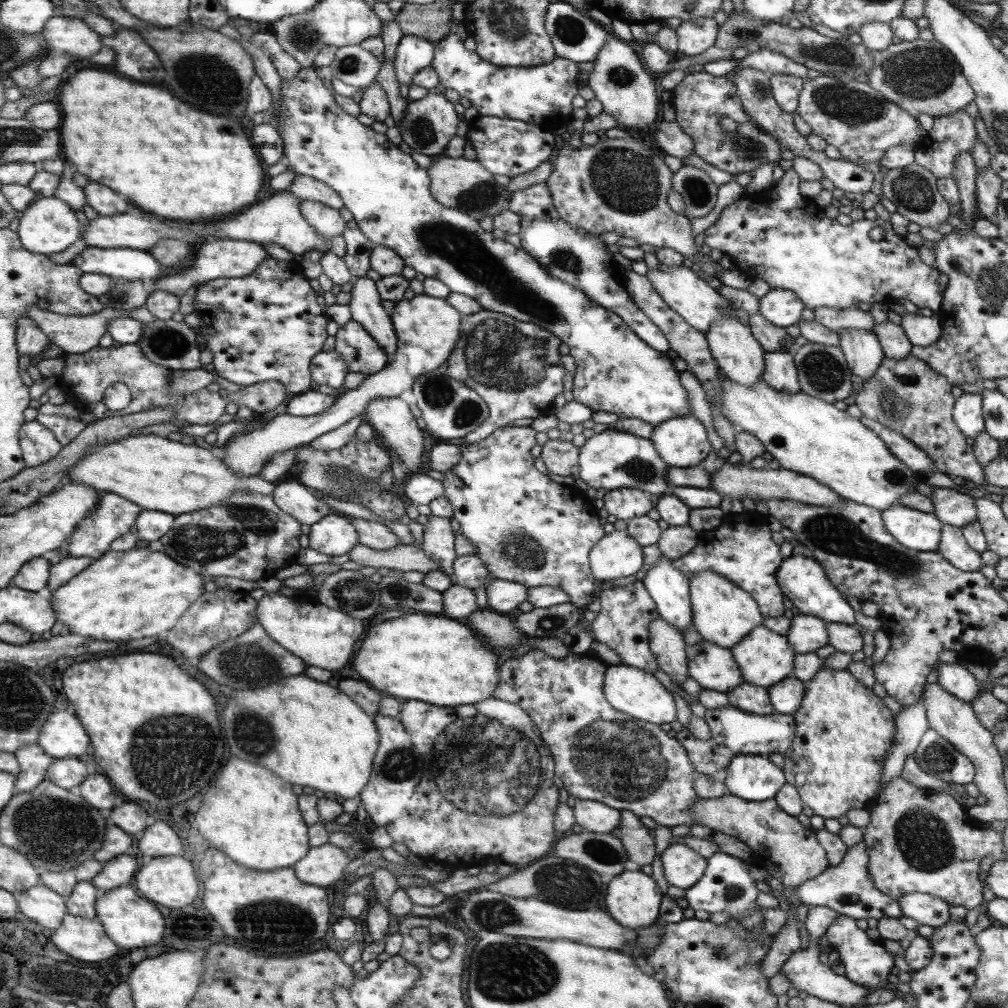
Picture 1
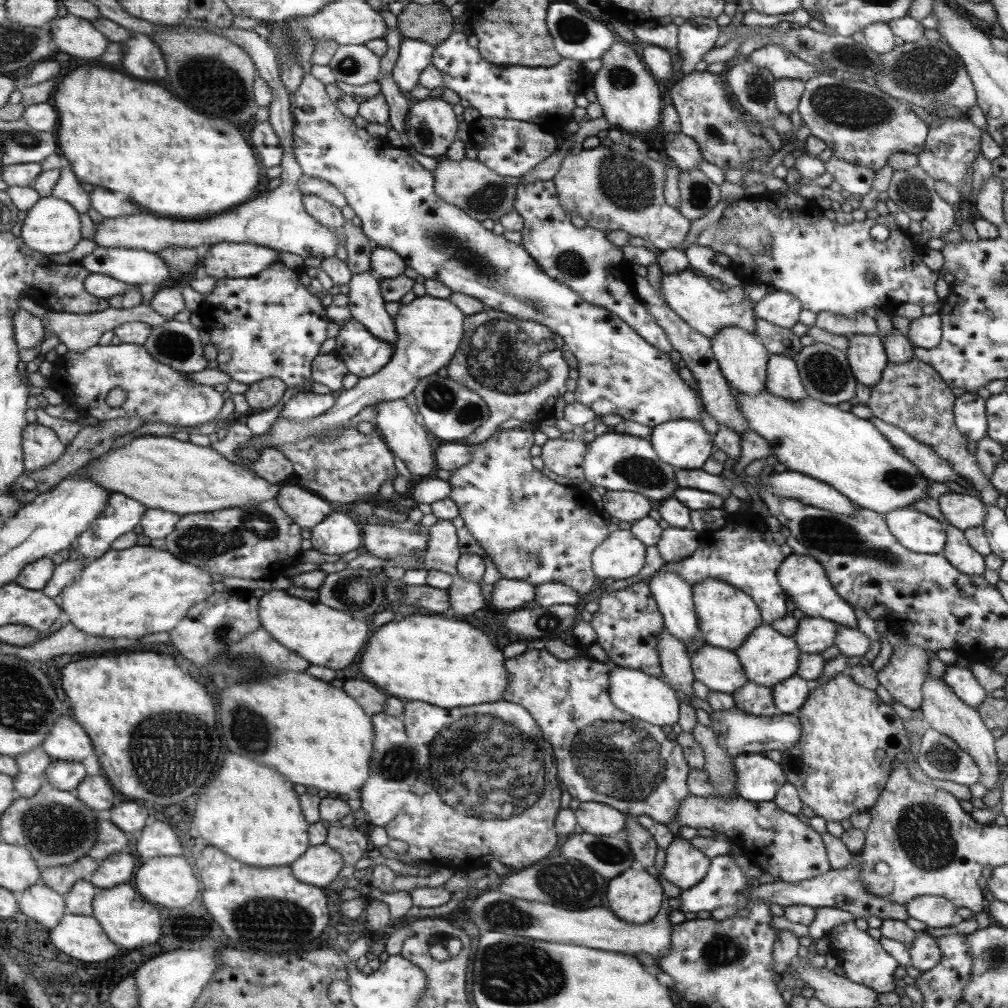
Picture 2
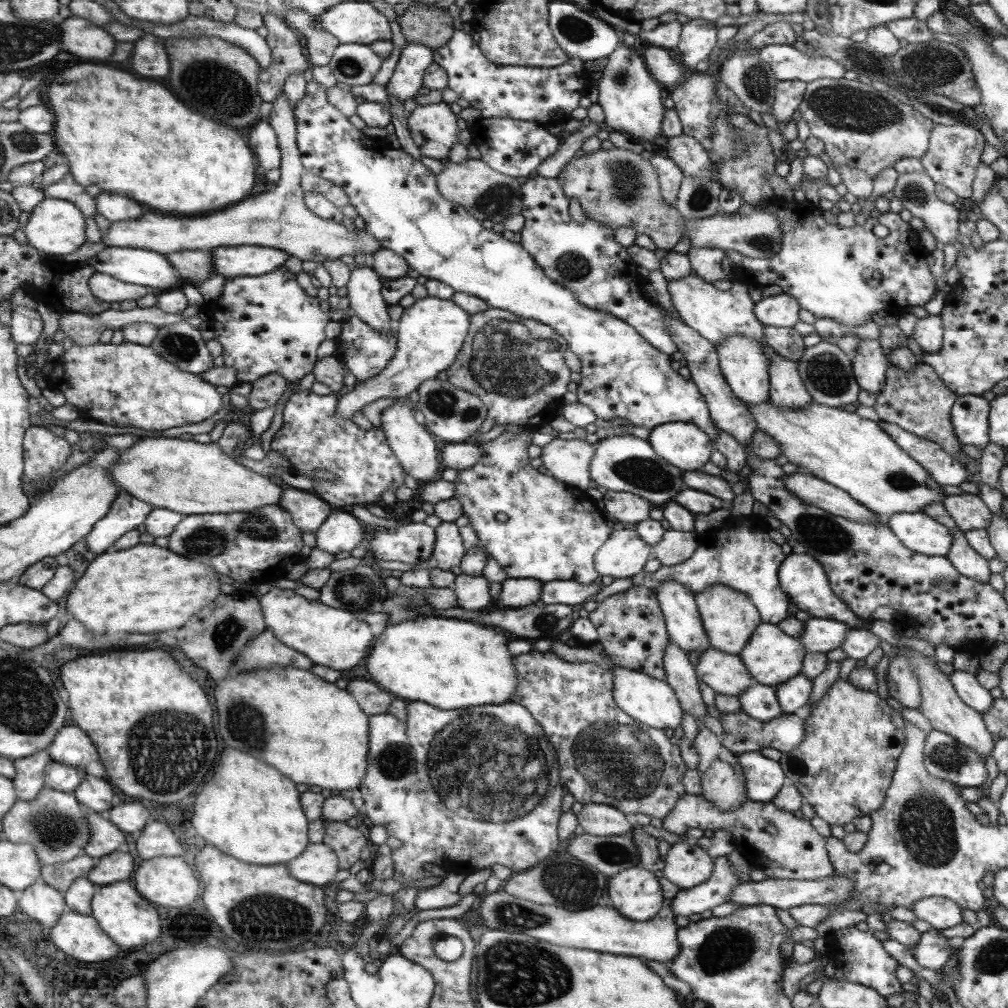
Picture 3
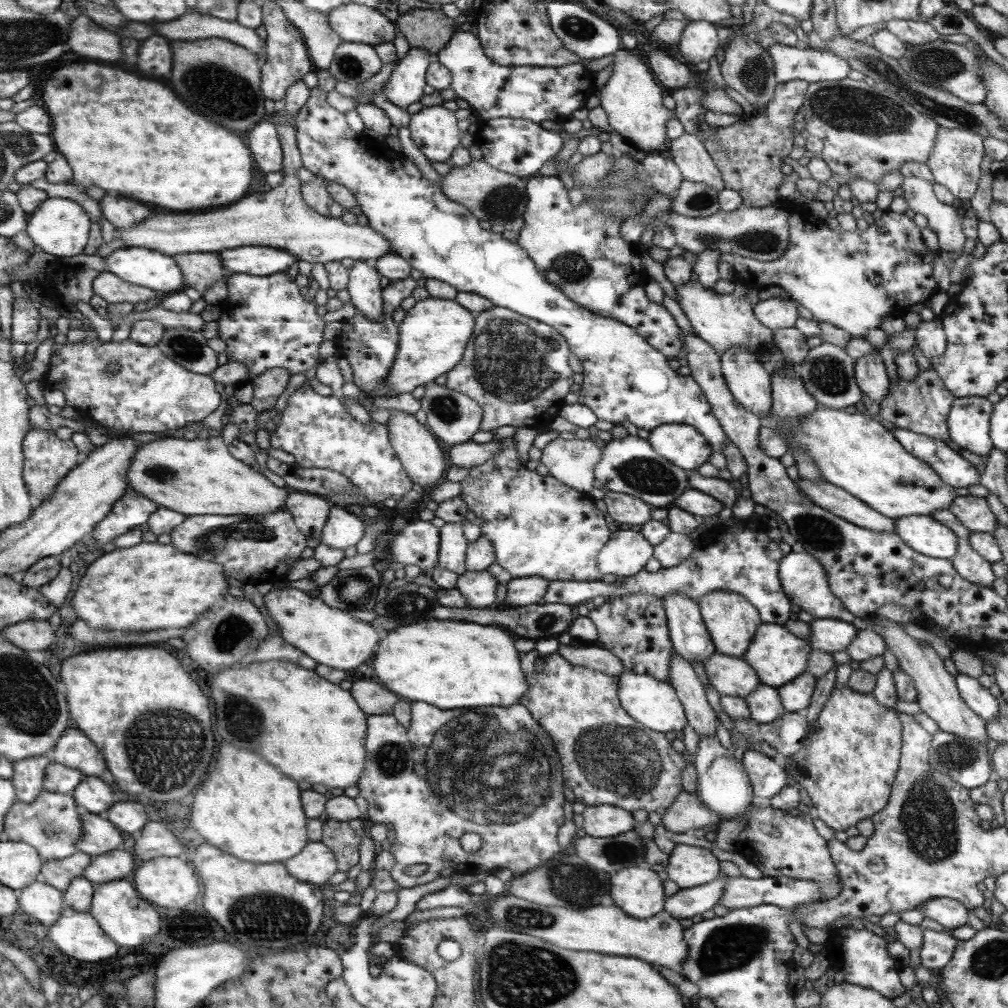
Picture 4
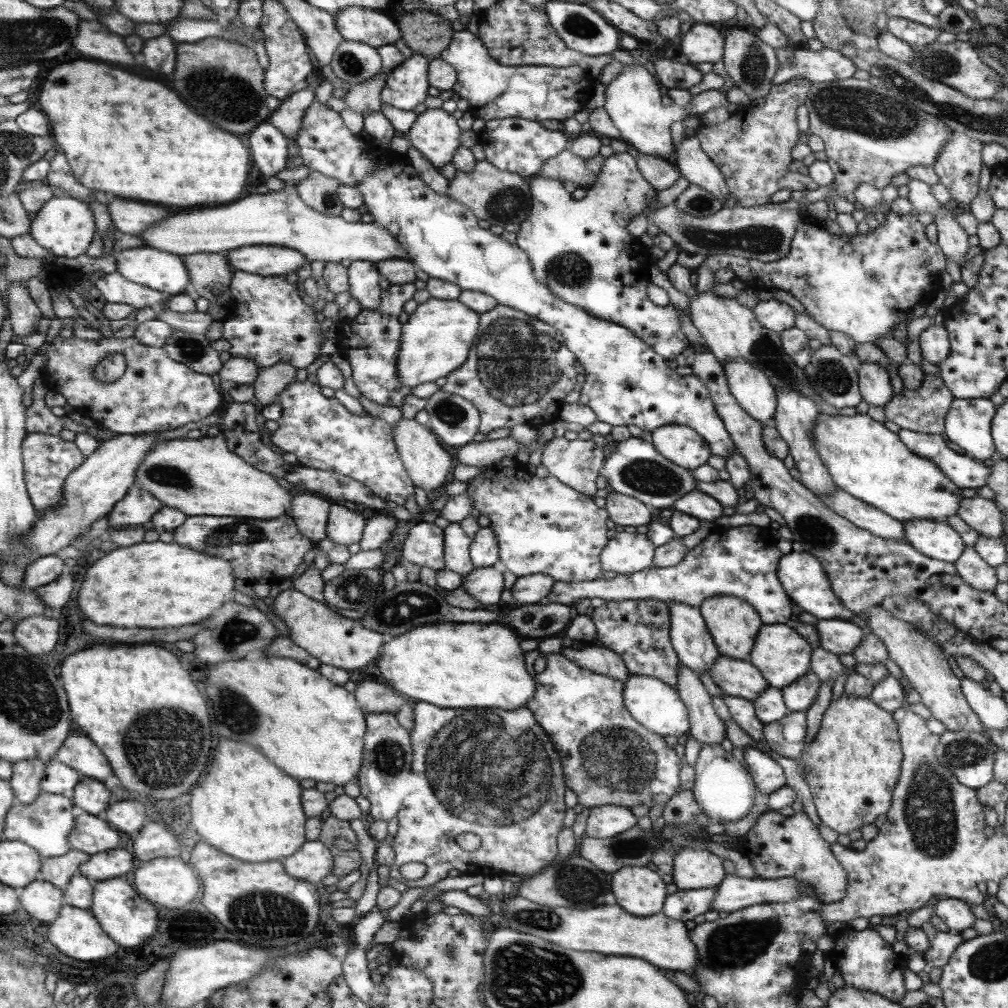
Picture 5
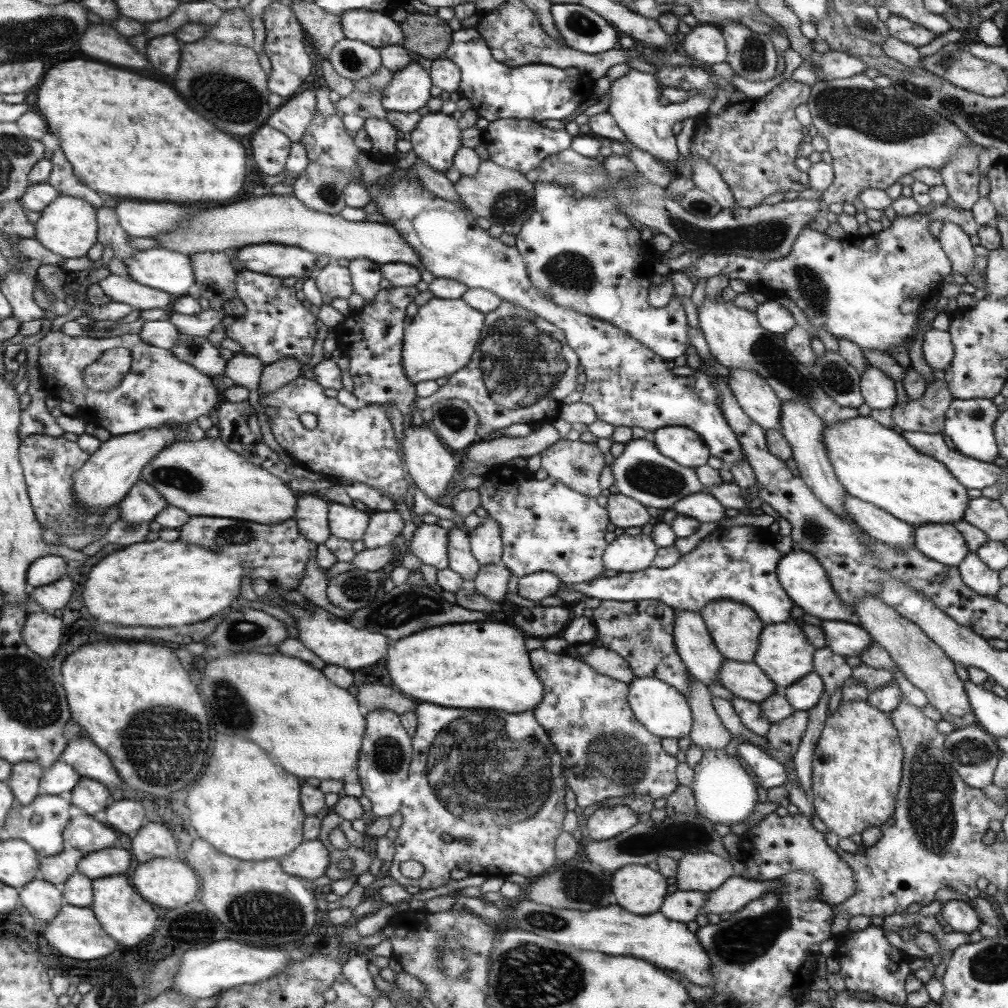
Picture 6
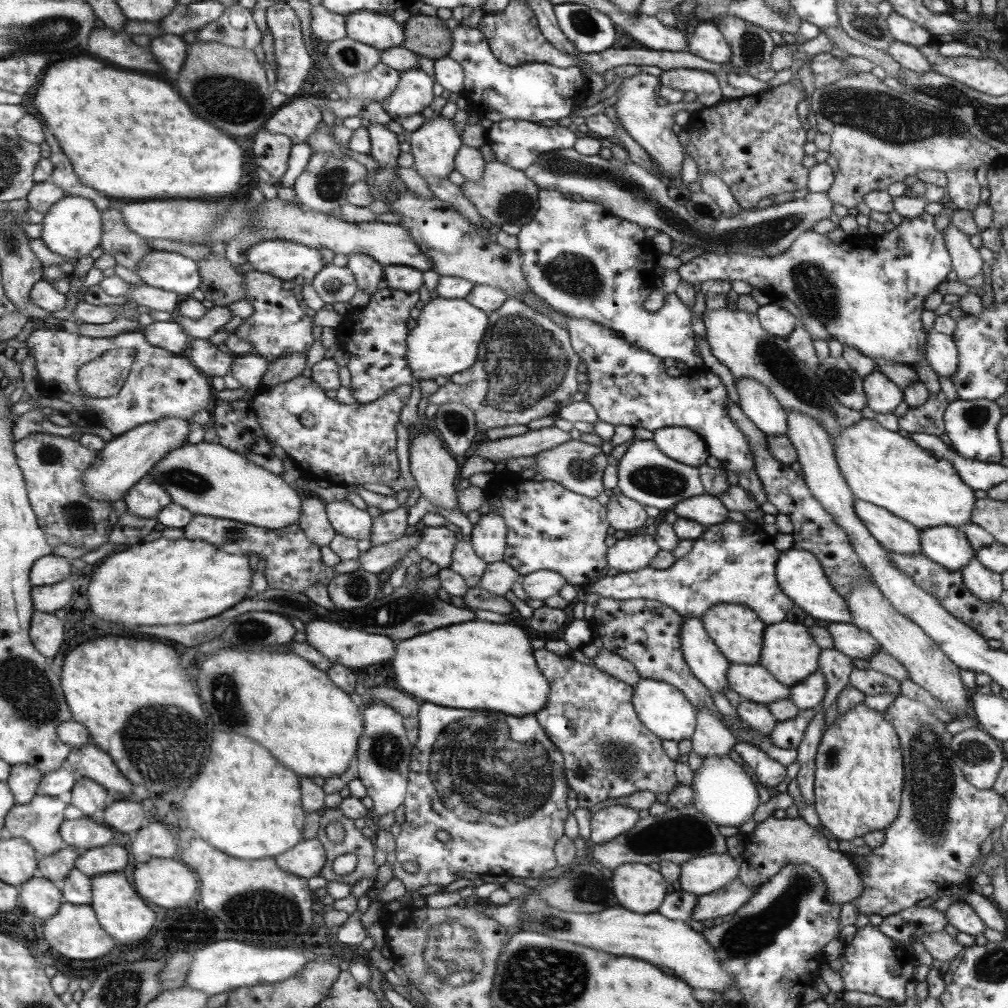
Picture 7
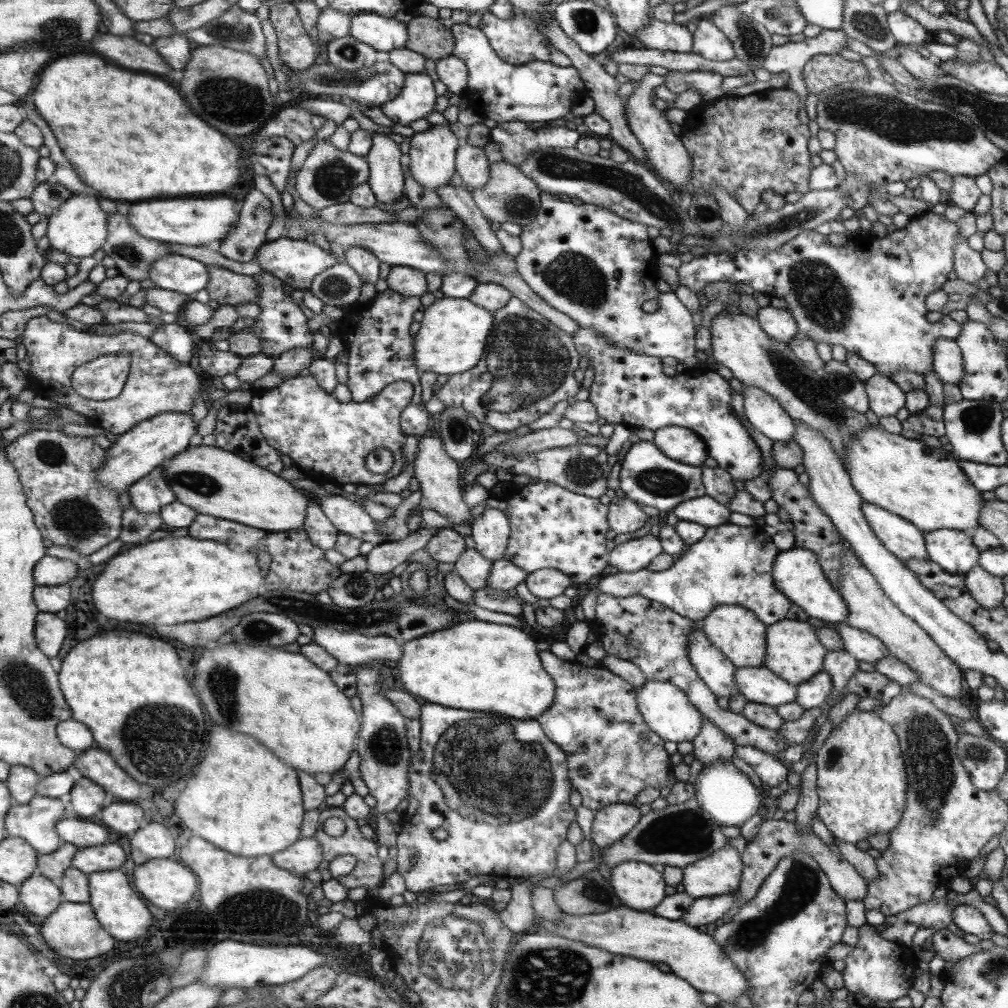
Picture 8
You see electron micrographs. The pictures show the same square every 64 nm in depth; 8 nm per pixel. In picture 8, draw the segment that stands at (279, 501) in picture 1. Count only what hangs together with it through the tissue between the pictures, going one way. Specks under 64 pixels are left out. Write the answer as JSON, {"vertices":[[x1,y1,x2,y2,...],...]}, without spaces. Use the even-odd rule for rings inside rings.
{"vertices":[[309,501,306,513,302,529,307,533,313,546,324,551,332,548,339,532,323,514,321,507,314,501]]}

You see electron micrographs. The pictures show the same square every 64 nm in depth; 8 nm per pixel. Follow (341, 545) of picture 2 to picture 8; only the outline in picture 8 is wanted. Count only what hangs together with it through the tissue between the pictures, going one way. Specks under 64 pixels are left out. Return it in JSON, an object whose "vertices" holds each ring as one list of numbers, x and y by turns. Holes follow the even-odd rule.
{"vertices":[[329,495,317,497,317,503,329,522,338,530,349,536,365,542,371,542,373,546,385,540,381,540,380,533,375,532,375,522,367,516,363,507,355,506,353,502,341,498,341,495]]}

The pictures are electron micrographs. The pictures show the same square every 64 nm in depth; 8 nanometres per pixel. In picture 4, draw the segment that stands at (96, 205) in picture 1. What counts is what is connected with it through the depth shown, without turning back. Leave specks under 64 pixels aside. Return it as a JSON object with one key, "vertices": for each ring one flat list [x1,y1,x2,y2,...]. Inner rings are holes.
{"vertices":[[106,194,100,202,105,219,117,230,136,227,137,224,141,224,153,216,151,208,125,200,125,198,119,198,117,194]]}

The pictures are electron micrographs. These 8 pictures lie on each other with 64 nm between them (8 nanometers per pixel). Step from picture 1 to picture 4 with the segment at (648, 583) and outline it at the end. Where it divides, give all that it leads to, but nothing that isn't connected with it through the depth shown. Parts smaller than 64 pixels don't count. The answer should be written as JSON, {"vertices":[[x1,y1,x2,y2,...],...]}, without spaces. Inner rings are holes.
{"vertices":[[668,592,661,598,667,618,668,635,676,653,690,663,705,662,716,650,700,616,700,607,692,598]]}

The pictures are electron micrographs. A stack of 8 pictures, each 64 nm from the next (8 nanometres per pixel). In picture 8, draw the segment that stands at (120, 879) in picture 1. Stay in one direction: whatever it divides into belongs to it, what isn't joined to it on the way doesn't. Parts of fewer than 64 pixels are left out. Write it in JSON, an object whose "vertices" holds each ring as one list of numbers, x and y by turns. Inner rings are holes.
{"vertices":[[101,844,93,848,91,846,81,848,75,855,73,867,88,875,117,870,125,862,125,855,119,844,107,844,107,846]]}

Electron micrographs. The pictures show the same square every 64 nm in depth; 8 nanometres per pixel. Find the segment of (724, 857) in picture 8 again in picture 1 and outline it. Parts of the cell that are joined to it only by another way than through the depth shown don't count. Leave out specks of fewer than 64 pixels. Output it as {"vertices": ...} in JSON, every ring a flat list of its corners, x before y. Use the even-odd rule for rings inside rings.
{"vertices":[[671,844,660,854,664,879,668,886,686,890,697,883,707,861,697,852,693,852,687,844]]}

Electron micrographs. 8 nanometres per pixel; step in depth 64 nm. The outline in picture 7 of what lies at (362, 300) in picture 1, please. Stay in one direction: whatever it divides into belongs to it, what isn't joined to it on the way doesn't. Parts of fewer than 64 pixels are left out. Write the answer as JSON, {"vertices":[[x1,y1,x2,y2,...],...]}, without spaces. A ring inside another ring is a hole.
{"vertices":[[364,253,349,255,347,258,346,266,355,278,356,287,372,295,378,290,379,281,383,280,381,277,383,266]]}

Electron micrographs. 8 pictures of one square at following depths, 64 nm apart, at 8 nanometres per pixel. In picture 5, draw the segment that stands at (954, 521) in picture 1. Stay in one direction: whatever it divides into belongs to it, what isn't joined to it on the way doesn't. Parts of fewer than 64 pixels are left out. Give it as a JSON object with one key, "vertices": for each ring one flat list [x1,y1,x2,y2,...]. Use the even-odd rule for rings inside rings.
{"vertices":[[977,495,961,498,956,515,979,535,991,538,1003,536,1003,513,994,500]]}

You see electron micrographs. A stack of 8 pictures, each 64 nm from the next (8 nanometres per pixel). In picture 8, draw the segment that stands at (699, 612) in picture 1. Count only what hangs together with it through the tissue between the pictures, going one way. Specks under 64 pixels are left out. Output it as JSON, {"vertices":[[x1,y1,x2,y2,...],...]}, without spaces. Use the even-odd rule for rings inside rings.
{"vertices":[[719,605,712,608,711,612,701,620,700,627,705,636,732,661,735,668,764,664,767,626,756,616,756,613,737,605]]}

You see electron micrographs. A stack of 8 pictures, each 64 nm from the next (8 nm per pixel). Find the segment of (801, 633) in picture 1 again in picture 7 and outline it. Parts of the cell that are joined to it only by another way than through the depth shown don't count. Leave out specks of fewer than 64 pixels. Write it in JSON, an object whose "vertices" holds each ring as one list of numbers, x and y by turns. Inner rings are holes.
{"vertices":[[828,623,827,632,831,635,833,649,847,658,862,658,875,655,881,650,880,643,868,632,858,629,851,623]]}

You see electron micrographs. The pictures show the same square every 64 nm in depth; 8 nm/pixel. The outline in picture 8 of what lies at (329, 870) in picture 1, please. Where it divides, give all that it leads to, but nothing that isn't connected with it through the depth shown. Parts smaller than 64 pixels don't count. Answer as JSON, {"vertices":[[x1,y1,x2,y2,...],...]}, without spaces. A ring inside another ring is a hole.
{"vertices":[[300,837,291,846,271,857,274,865,289,872,296,872,305,878,305,872,317,870,317,867,323,862,324,851,320,841,315,837]]}

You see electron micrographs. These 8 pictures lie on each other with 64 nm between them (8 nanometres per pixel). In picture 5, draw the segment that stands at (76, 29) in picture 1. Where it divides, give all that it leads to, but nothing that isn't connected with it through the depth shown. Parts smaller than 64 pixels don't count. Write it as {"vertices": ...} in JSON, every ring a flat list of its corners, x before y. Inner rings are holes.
{"vertices":[[98,19,80,20,79,34,73,39,80,57,105,62,131,62,131,54,125,52,125,44,121,42,121,35,110,32]]}

